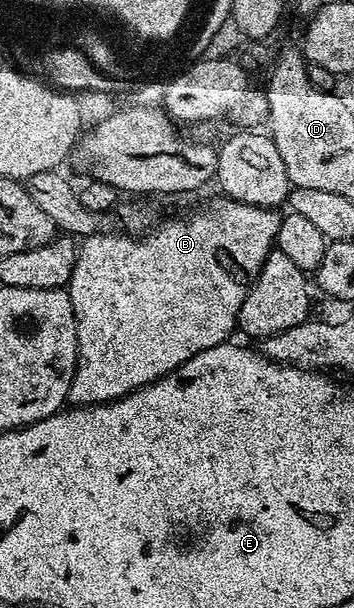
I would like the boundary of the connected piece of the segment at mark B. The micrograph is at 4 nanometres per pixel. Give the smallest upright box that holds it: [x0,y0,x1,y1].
[67,199,282,405]

